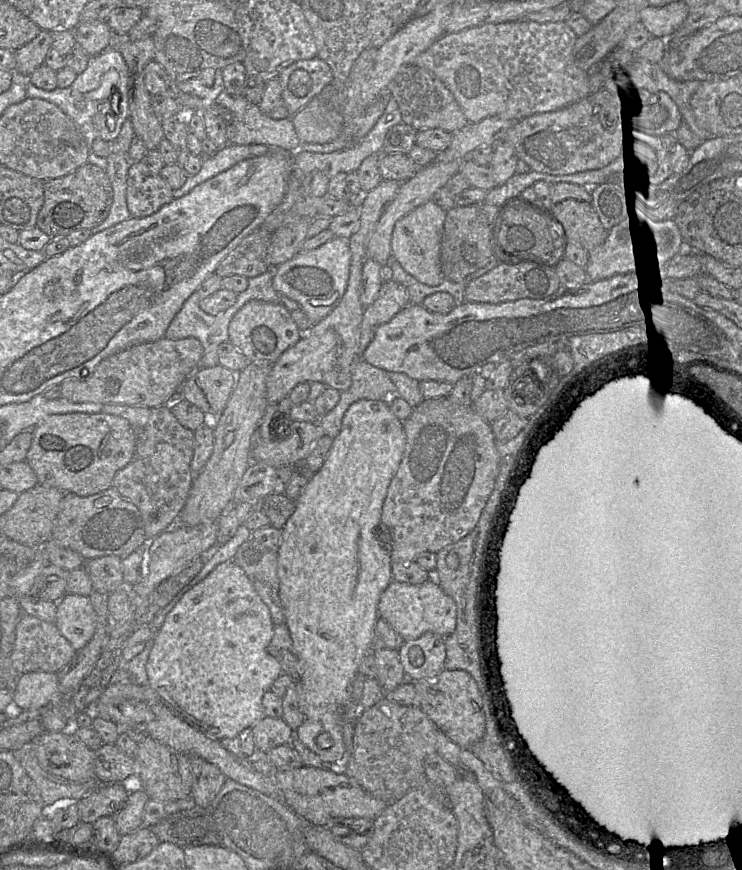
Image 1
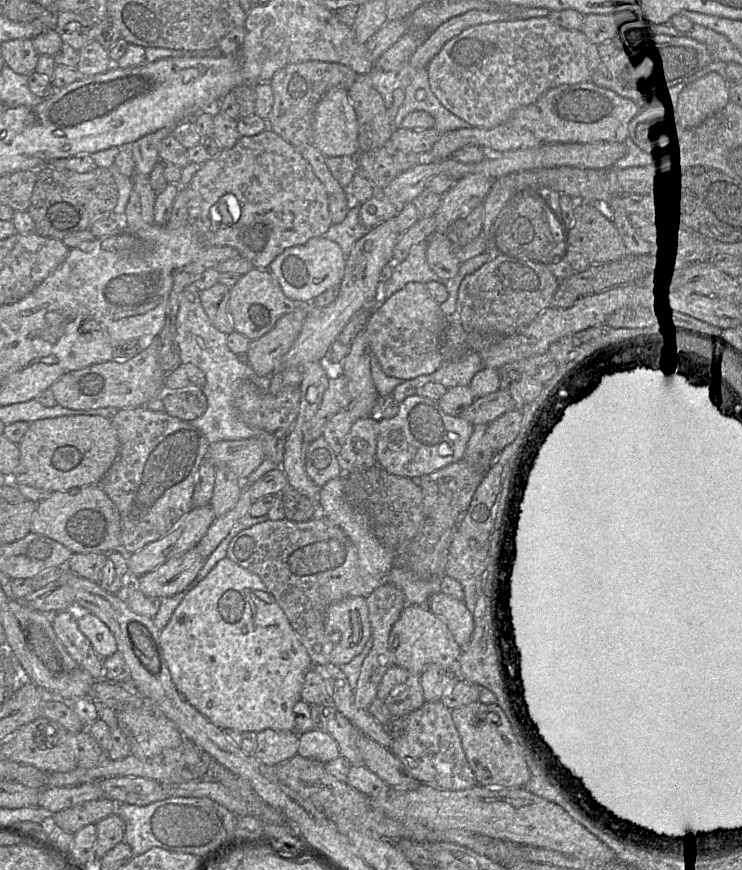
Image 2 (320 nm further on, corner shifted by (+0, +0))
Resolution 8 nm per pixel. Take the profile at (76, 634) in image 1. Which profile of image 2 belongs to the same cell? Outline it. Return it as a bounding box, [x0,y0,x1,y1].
[76,612,117,659]

